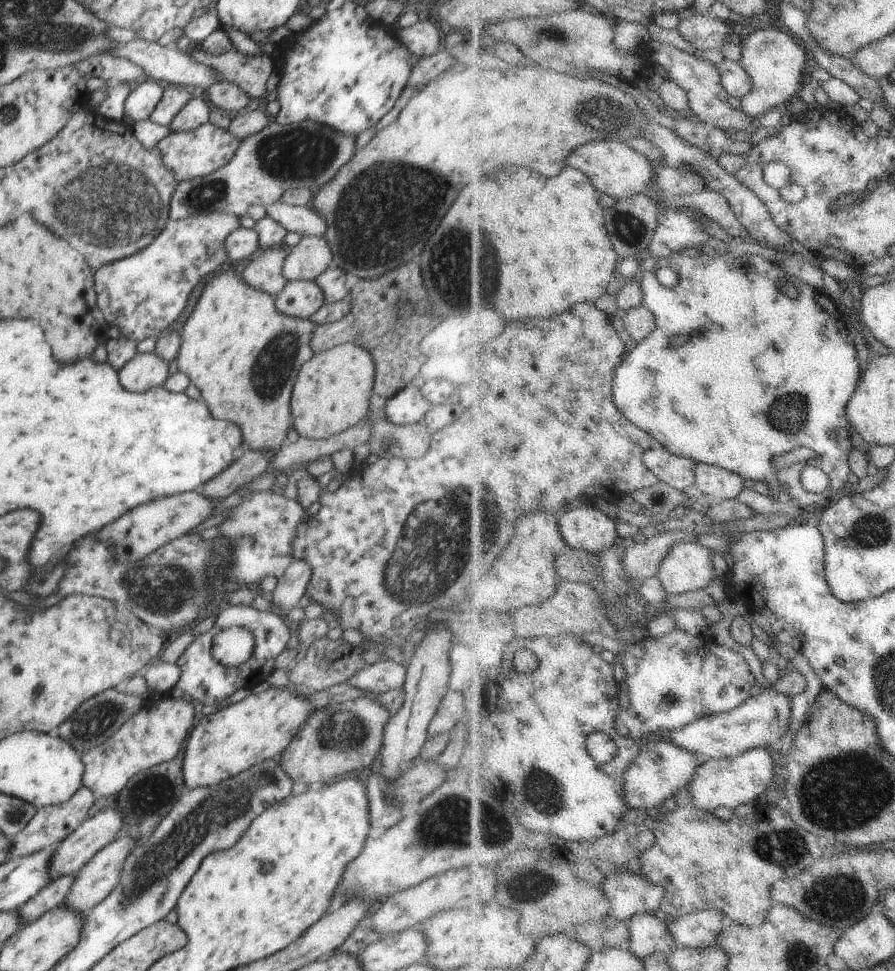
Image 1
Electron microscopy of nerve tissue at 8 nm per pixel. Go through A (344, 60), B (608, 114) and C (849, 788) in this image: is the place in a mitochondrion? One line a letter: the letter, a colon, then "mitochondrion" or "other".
A: mitochondrion
B: mitochondrion
C: mitochondrion

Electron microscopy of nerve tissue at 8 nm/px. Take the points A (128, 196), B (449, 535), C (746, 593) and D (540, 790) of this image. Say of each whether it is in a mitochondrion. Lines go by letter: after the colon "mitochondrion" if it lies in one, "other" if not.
A: mitochondrion
B: mitochondrion
C: other
D: mitochondrion

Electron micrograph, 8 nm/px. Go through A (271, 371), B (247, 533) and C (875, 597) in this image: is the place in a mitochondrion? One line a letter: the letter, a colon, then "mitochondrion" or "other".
A: mitochondrion
B: mitochondrion
C: other

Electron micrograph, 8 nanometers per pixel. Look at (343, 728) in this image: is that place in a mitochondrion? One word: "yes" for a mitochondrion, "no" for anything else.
yes

